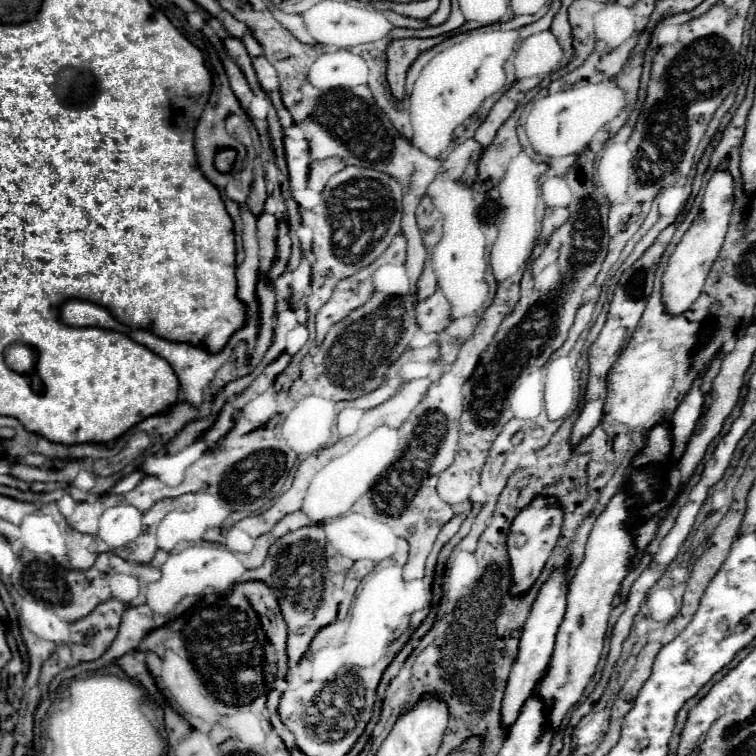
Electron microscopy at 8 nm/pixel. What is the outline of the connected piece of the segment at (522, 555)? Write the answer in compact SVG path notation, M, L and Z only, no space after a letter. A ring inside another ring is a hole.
M534 497L524 509L520 509L516 519L512 521L512 529L508 535L508 555L510 555L510 565L512 565L512 593L514 595L526 593L538 579L544 563L550 557L550 551L554 549L560 537L562 517L564 517L564 511L556 497ZM520 533L526 539L524 545L516 543L516 535Z

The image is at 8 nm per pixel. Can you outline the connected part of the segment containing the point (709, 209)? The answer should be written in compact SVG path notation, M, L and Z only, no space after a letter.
M724 159L706 185L702 209L700 209L698 217L694 219L694 223L684 233L682 241L676 245L674 253L668 259L668 267L666 267L664 279L662 279L662 299L666 305L666 313L680 315L698 299L702 285L706 281L706 275L724 243L732 207L734 207L734 179L728 171L728 159Z

